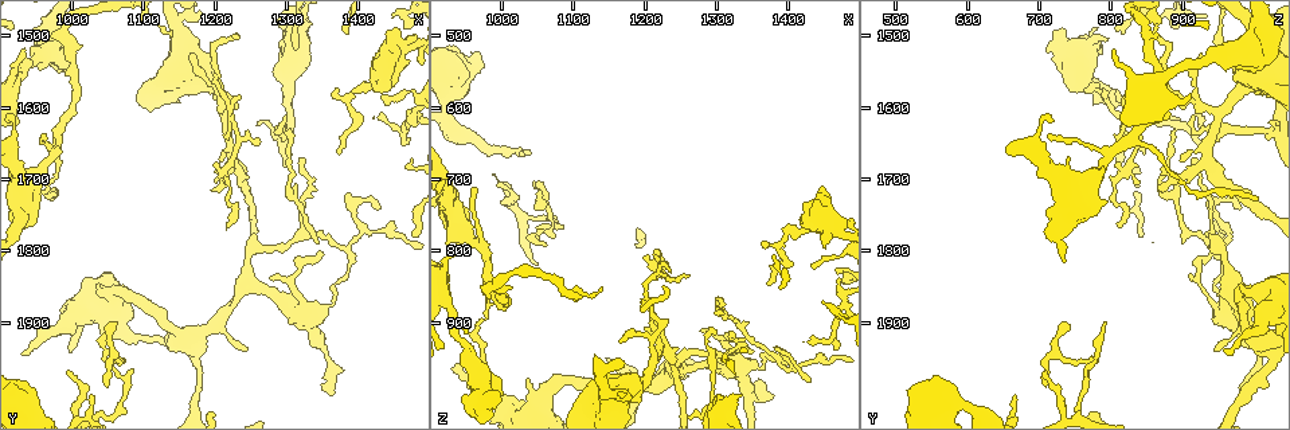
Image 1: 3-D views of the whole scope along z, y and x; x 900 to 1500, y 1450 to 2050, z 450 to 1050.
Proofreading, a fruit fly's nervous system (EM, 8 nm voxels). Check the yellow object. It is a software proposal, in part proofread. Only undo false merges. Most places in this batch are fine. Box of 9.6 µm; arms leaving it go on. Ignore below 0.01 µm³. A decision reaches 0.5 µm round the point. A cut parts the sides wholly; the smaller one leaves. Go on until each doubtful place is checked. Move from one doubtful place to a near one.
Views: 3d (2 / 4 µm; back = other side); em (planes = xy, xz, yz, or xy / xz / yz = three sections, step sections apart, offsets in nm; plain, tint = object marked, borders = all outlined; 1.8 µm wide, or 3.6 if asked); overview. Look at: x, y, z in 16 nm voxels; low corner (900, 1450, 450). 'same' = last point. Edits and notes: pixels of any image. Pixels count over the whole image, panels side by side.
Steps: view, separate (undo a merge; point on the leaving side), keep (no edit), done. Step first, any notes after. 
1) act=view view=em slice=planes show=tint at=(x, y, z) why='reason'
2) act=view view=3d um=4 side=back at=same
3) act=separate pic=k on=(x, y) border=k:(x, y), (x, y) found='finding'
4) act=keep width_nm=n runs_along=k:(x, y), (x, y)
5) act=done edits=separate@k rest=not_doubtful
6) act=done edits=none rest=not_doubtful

act=view view=em slice=planes show=tint at=(1405, 1780, 965) why='three-way junction'

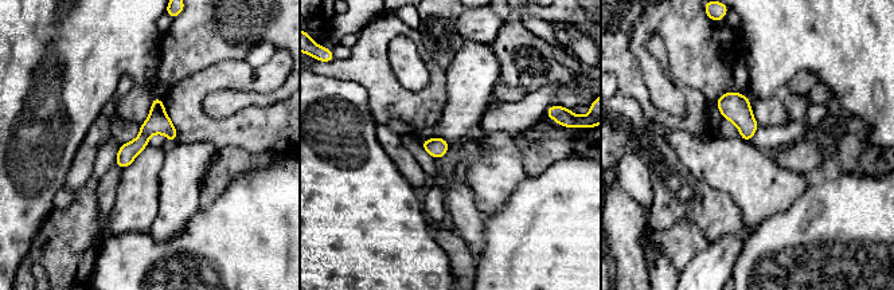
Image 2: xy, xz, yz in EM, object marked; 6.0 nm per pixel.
act=keep runs_along=2:(159, 101), (157, 120), (120, 163) found='one cell here'

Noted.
act=view view=3d um=4 at=(1400, 1575, 775) why='abrupt turn'

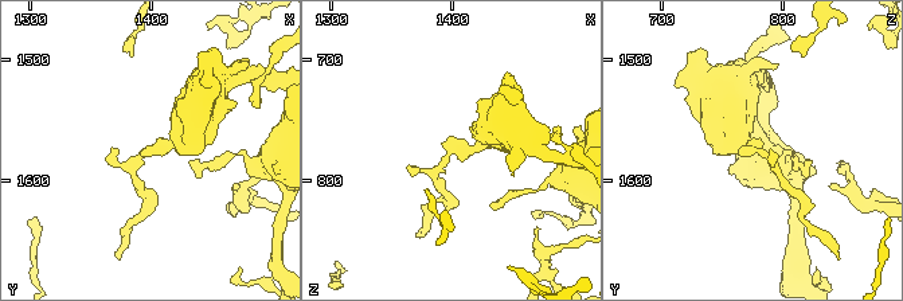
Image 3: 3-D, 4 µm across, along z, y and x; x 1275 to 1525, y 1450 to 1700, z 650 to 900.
act=view view=em slice=xy step=4 show=tint at=(1396, 1574, 774)

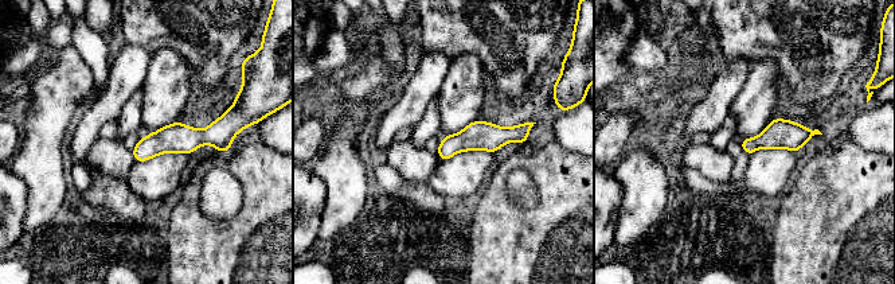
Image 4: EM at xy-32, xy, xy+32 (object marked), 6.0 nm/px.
act=view view=em slice=xz step=16 show=borders at=same

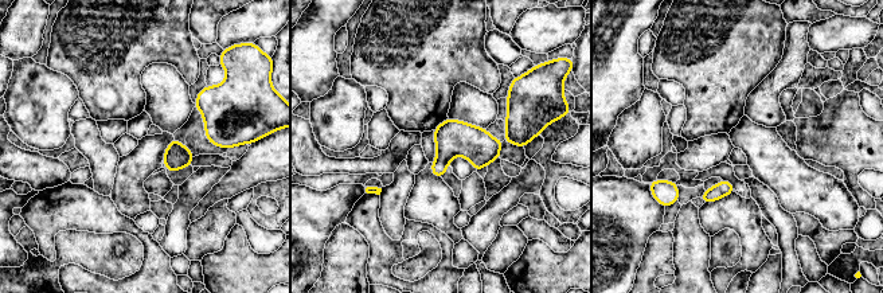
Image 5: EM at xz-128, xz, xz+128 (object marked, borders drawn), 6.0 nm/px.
act=keep runs_along=5:(522, 140), (457, 145), (434, 168) found='continuous, no second cell'

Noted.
act=view view=em slice=planes show=tint at=(1065, 1955, 765) why='sharp bend'

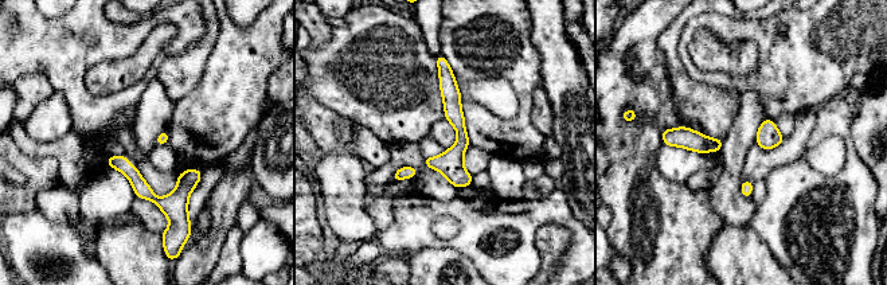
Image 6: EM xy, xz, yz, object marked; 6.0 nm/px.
act=keep runs_along=6:(440, 61), (467, 183) found='one cell here'

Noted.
act=done edits=none rest=not_doubtful

